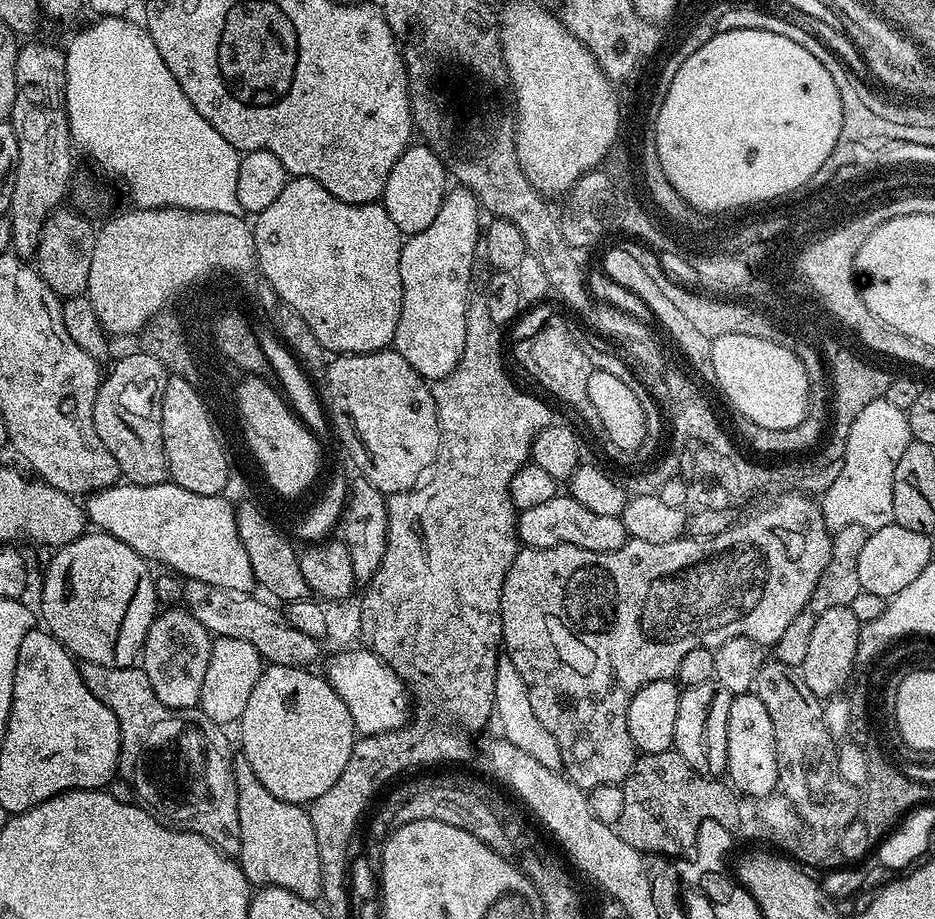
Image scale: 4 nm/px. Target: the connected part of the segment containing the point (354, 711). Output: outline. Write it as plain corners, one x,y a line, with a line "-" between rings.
366,648
345,650
332,657
334,658
328,664
326,679
335,693
342,698
359,735
376,736
379,733
395,731
407,723
410,696
404,681
396,672
390,670

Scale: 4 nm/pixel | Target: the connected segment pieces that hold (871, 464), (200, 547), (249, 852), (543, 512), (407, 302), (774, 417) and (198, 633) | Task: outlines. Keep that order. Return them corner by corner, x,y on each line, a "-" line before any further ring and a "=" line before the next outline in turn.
881,398
859,412
842,440
844,460
838,478
818,500
829,532
835,534
846,526
862,526
869,532
877,532
882,526
893,523
894,469
912,441
907,412
898,410
892,403
=
117,482
110,488
91,493
86,500
86,511
89,521
99,531
108,532
114,538
126,542
145,560
149,562
161,560
168,567
165,569
189,580
206,582
210,586
218,586
228,592
248,594
254,588
250,558
246,554
246,546
242,546
242,538
238,538
236,508
234,504
224,499
223,495
190,494
190,490
182,490
182,486
171,482
162,484
=
243,754
235,757
232,772
240,827
238,863
249,885
285,888
303,900
319,901
322,866
318,862
318,841
314,838
314,826
308,817
307,807
274,798
274,794
270,794
270,790
258,782
=
557,494
542,506
532,506
530,510
520,512
516,522
516,535
525,548
553,548
569,544
591,552
614,552
630,539
621,517
594,514
594,510
586,510
586,506
582,506
570,494
=
456,186
451,189
445,195
444,201
442,202
442,206
438,210
438,214
434,217
434,222
430,222
430,226
426,226
426,230
422,230
418,234
414,234
413,236
407,237
404,240
404,245
402,246
402,250
400,251
400,273
402,274
402,314
398,318
398,326
396,327
396,338
394,341
394,351
398,354
402,354
402,358
406,358
406,362
410,362
410,366
414,366
414,370
419,374
419,376
424,377
425,380
429,382
435,382
437,380
441,380
442,378
446,378
450,373
454,370
454,366
458,366
458,362
462,358
462,346
466,346
466,310
468,309
468,297
470,295
470,289
468,287
472,284
472,267
476,264
476,252
478,256
478,249
482,244
482,220
480,224
480,216
482,217
482,209
480,207
479,201
476,200
474,193
470,191
469,188
=
722,334
717,340
711,341
710,359
712,361
711,379
716,380
718,387
724,391
726,399
732,403
732,408
740,416
745,416
752,424
757,424
757,429
765,432
772,431
790,431
792,427
798,426
802,422
806,414
806,402
808,401
808,393
804,384
804,372
800,372
800,364
796,364
796,360
792,360
792,356
788,356
788,352
780,352
780,348
772,348
772,344
764,344
764,340
748,340
748,336
740,334
=
183,606
165,607
152,621
144,639
142,667
164,707
182,709
199,705
206,666
210,666
213,639
206,626
202,626
202,622
198,622
198,618
191,616

